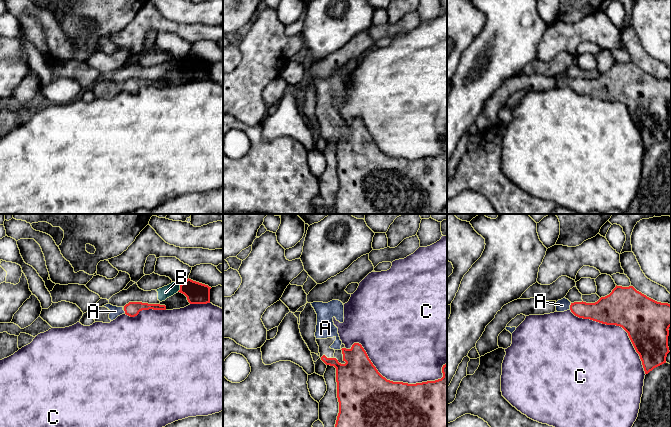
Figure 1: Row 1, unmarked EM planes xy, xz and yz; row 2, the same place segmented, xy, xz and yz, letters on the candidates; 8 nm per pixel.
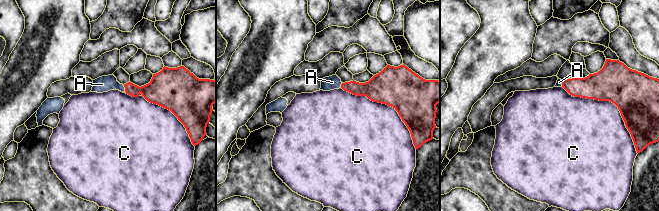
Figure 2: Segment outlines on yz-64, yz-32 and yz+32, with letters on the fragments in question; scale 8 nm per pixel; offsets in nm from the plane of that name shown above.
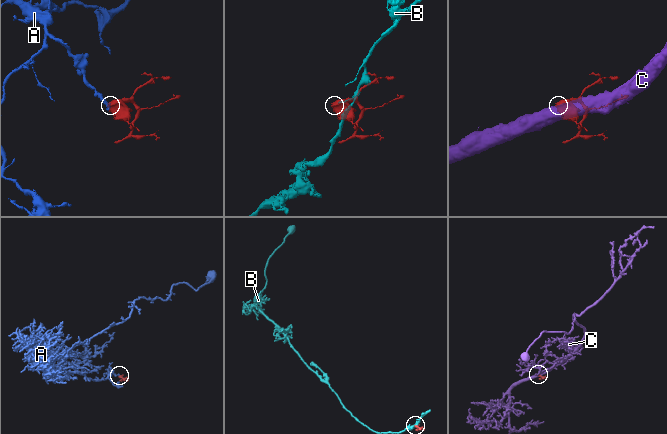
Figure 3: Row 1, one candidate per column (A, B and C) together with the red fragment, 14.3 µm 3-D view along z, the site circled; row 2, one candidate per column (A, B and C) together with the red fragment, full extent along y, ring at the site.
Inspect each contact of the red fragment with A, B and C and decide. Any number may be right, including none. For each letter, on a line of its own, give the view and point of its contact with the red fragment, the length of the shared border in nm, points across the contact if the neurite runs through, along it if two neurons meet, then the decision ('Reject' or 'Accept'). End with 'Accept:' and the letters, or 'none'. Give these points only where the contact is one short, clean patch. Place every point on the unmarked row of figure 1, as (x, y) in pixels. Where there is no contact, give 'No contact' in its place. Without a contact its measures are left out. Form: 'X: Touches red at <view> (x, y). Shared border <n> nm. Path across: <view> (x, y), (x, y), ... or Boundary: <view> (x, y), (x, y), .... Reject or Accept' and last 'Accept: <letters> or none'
A: Touches red at yz (570, 82). Shared border 60 nm. Path across: yz (600, 87), (586, 87), (570, 82), (562, 81). Accept
B: Touches red at xy (180, 63). Shared border 80 nm. Boundary: xy (181, 59), (177, 67). Reject
C: Touches red at xz (396, 158). Shared border 850 nm. Reject
Accept: A

